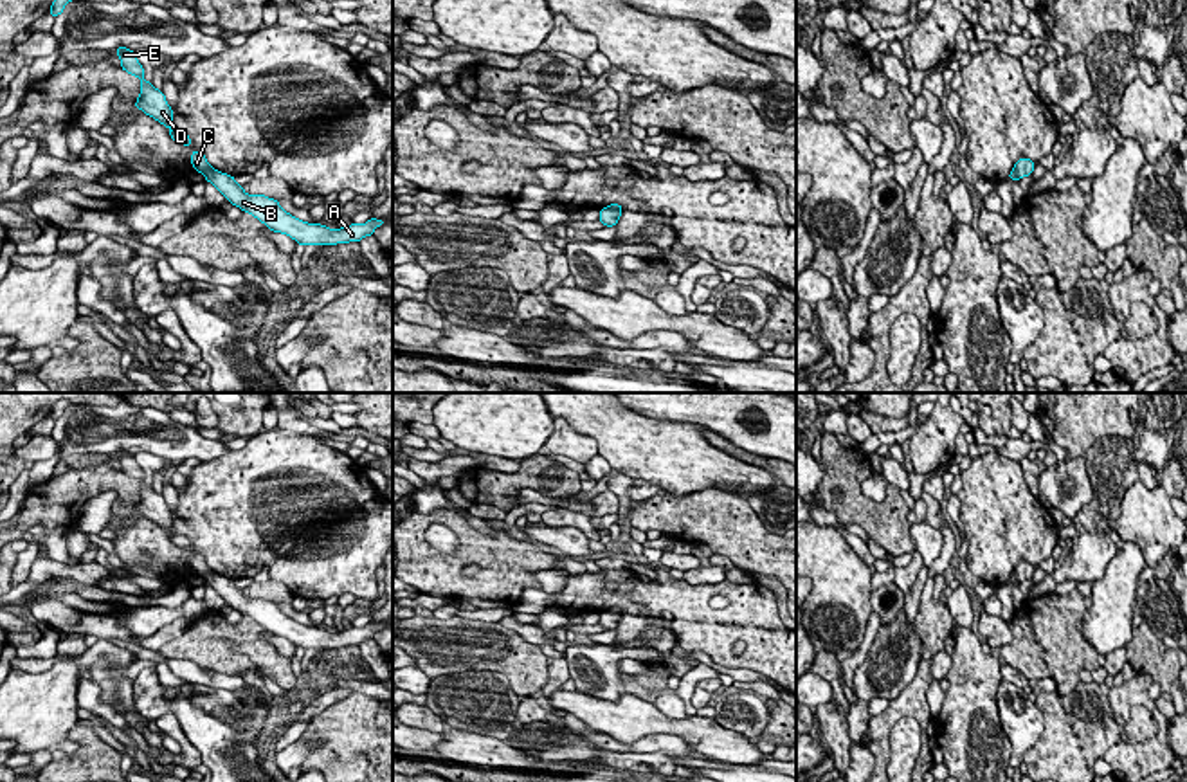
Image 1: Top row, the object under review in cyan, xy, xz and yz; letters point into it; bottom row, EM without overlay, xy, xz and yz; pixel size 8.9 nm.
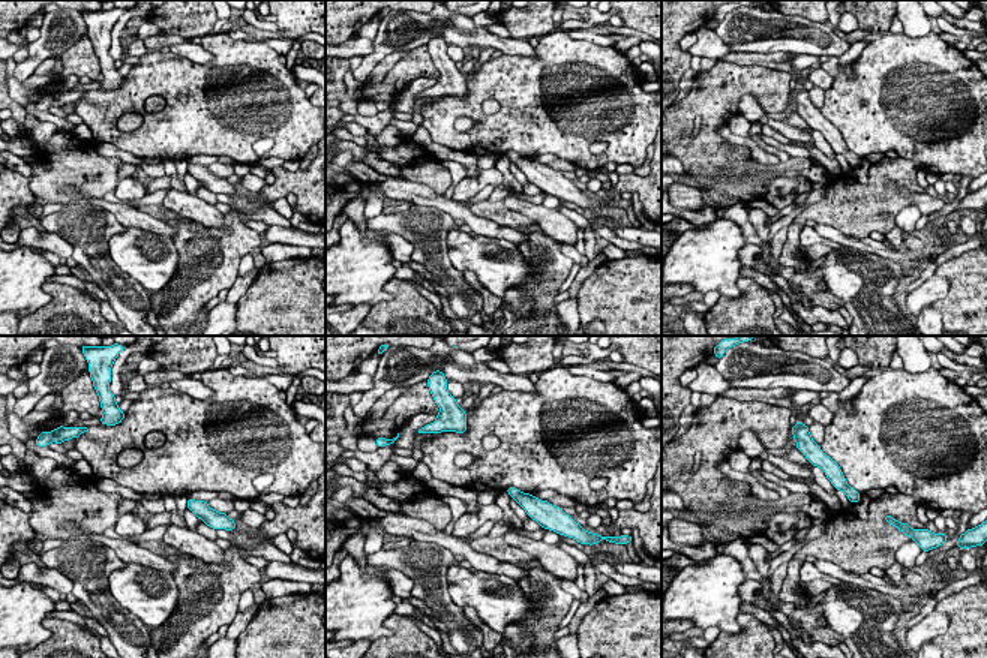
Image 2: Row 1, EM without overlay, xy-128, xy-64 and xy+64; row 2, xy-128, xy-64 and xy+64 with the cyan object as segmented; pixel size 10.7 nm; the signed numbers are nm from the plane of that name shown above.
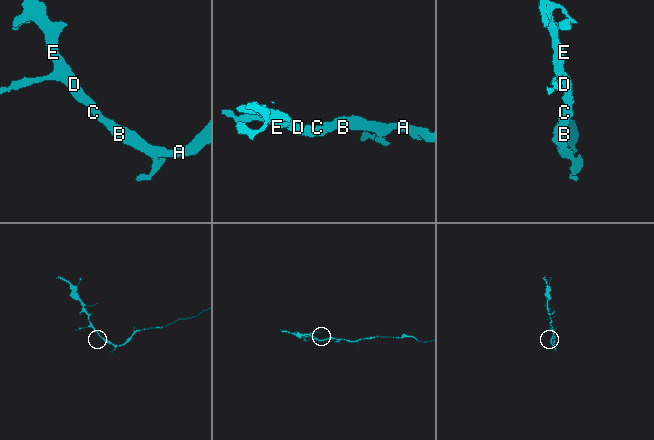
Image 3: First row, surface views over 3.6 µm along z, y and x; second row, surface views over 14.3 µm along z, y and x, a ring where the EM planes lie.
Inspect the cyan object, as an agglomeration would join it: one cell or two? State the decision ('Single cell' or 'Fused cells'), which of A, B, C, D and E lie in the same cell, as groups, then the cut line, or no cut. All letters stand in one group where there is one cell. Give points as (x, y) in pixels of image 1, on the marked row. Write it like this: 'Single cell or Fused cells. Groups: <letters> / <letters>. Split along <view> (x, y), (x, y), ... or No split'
Single cell. Groups: A B C D E. No split

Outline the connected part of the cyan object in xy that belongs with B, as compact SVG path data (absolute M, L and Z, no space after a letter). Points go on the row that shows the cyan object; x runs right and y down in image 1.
M193 150L191 155L193 168L205 177L232 205L252 214L270 231L281 232L295 240L299 245L337 245L360 241L366 236L373 236L373 231L385 223L385 220L369 218L366 223L351 223L340 229L328 229L317 222L303 222L290 213L286 213L277 200L265 195L247 195L243 186L238 186L232 175L214 169L205 155Z

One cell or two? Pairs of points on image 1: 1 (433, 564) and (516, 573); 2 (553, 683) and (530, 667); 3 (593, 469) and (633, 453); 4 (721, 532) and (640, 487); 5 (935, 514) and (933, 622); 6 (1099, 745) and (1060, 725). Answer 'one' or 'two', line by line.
1: one
2: two
3: two
4: two
5: two
6: one

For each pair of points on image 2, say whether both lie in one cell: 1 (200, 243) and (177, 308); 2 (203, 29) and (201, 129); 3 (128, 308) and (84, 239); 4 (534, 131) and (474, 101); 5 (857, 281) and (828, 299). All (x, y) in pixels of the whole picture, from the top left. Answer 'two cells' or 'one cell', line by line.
1: one cell
2: two cells
3: one cell
4: one cell
5: two cells

